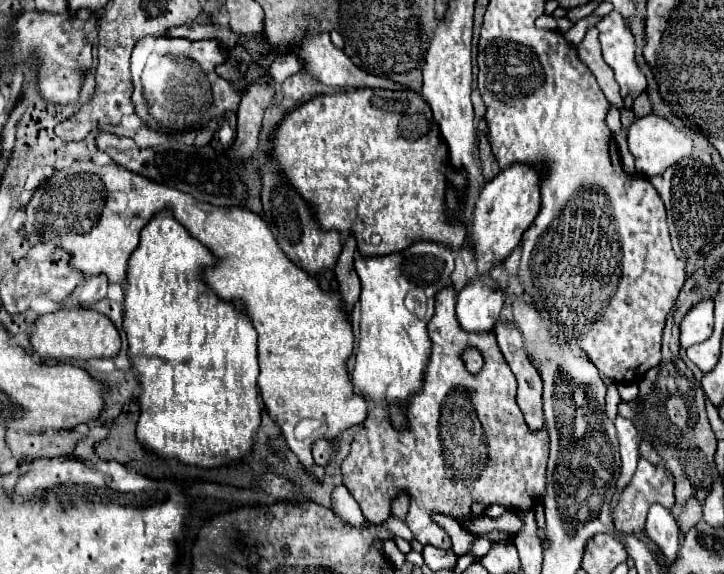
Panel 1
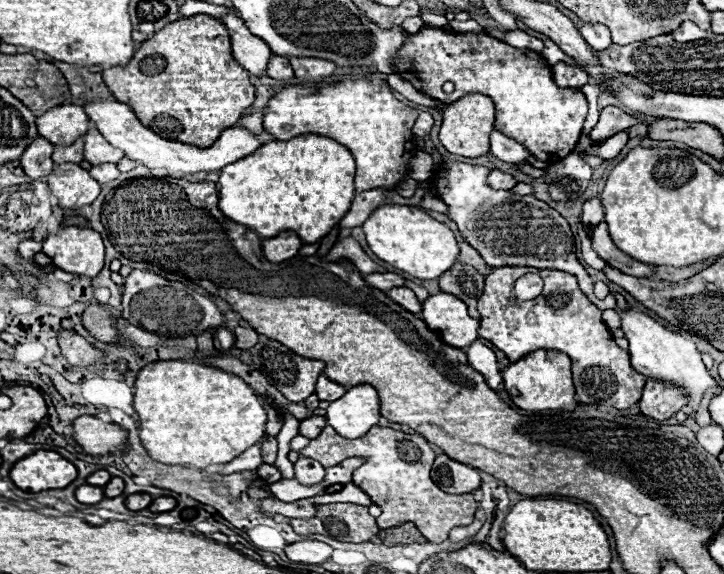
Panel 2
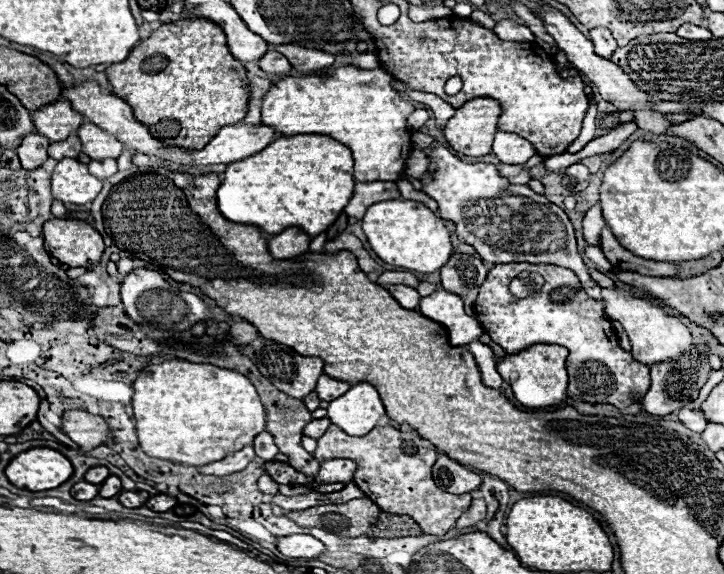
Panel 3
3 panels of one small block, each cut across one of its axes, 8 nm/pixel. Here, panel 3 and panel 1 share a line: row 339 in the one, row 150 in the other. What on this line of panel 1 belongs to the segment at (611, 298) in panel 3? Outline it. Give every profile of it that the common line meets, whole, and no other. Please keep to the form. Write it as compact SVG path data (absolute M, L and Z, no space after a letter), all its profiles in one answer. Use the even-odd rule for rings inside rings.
M648 114L644 118L634 120L634 124L628 128L628 148L630 148L632 156L636 158L638 174L642 174L646 178L652 178L652 176L664 174L672 164L690 156L692 140L690 140L690 136L686 136L684 132L674 128L666 118Z

